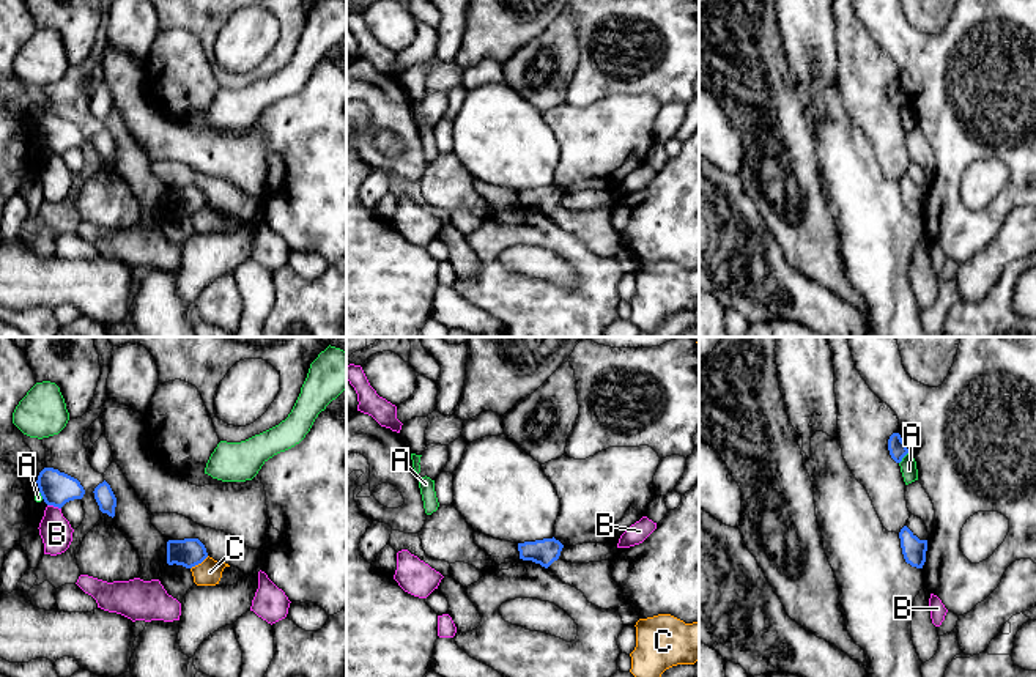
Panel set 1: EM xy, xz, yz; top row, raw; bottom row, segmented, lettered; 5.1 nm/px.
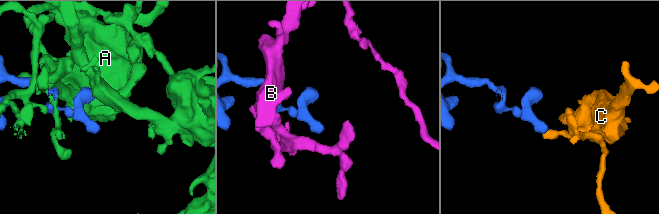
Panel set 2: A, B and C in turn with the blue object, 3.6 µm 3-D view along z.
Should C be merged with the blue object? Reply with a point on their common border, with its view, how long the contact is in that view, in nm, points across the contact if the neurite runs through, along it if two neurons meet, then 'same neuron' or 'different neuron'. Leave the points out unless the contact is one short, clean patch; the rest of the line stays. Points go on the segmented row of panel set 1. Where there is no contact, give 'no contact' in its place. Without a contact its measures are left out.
meets blue in xy at (199, 562); contact 120 nm long; border along xy (208, 556), (191, 569); different neuron

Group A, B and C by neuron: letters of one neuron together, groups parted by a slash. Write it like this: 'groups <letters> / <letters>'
groups A / B / C

